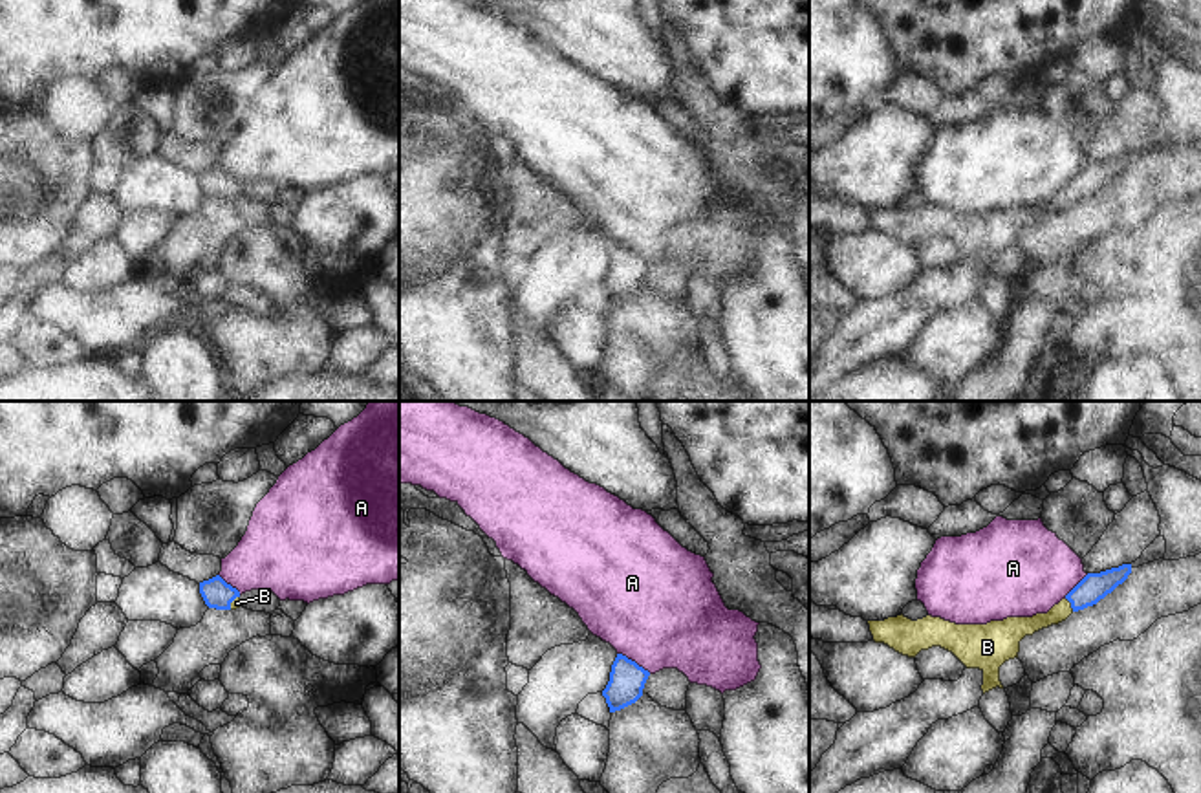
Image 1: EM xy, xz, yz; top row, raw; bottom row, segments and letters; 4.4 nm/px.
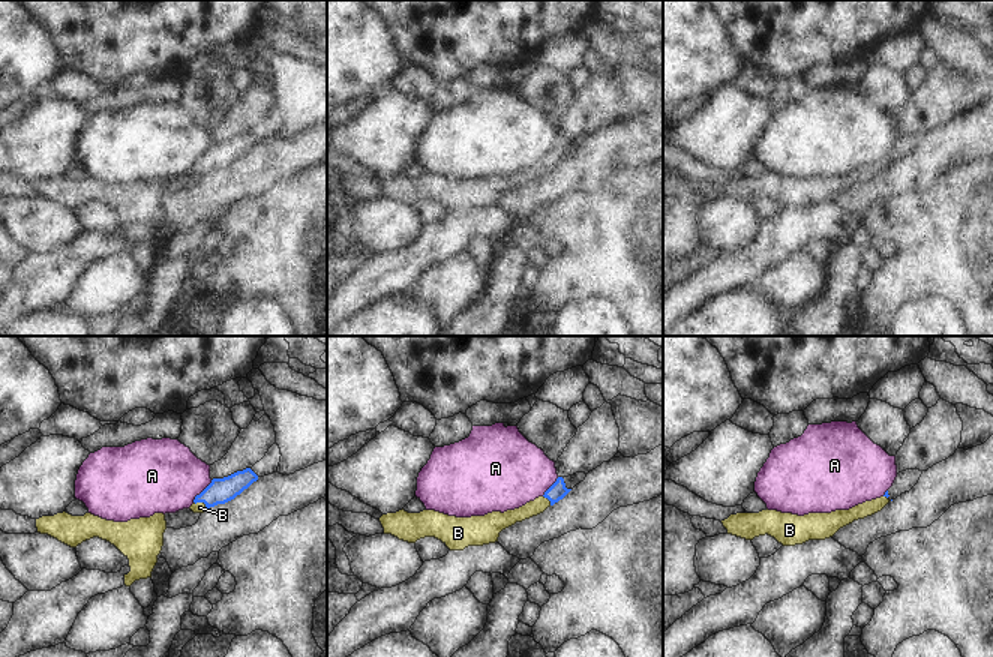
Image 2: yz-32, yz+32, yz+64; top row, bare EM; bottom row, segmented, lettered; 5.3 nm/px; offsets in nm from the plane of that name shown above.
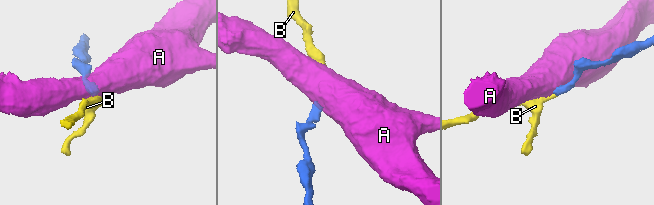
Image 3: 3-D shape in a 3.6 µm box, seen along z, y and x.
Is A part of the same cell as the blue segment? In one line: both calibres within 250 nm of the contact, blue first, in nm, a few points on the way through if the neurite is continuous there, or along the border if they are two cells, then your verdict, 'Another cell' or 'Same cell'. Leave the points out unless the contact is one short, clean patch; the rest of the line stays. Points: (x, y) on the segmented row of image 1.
Thickness 160 nm (blue) against 500 nm. Boundary: xz (617, 652), (650, 673). Another cell.

